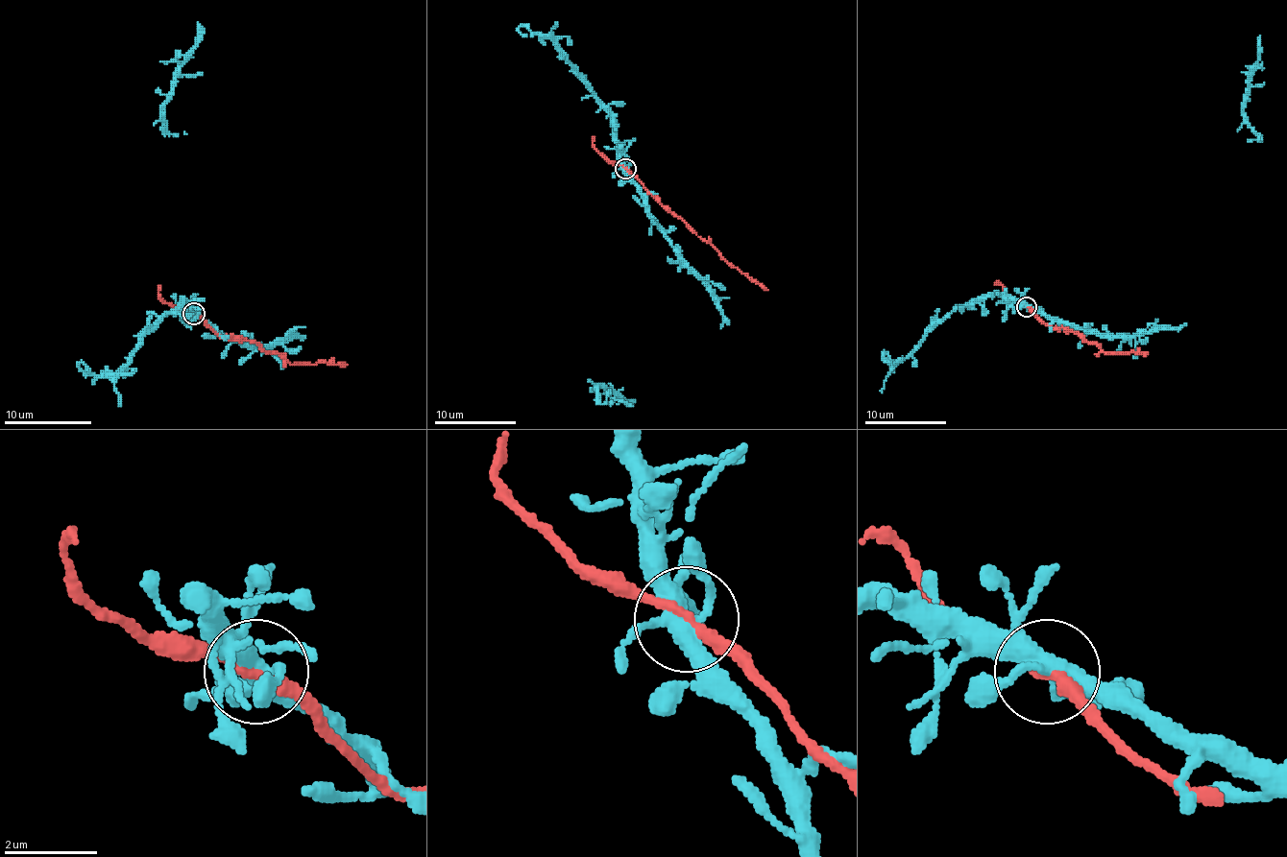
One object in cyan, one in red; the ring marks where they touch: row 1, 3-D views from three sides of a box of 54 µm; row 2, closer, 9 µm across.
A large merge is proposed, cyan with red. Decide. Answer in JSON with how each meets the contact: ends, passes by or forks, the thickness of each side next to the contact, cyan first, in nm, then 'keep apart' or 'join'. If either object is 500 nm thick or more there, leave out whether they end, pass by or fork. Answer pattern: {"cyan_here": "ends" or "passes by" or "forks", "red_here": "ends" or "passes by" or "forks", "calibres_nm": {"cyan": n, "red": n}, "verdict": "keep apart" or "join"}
{"cyan_here": "forks", "red_here": "passes by", "calibres_nm": {"cyan": 360, "red": 220}, "verdict": "join"}

